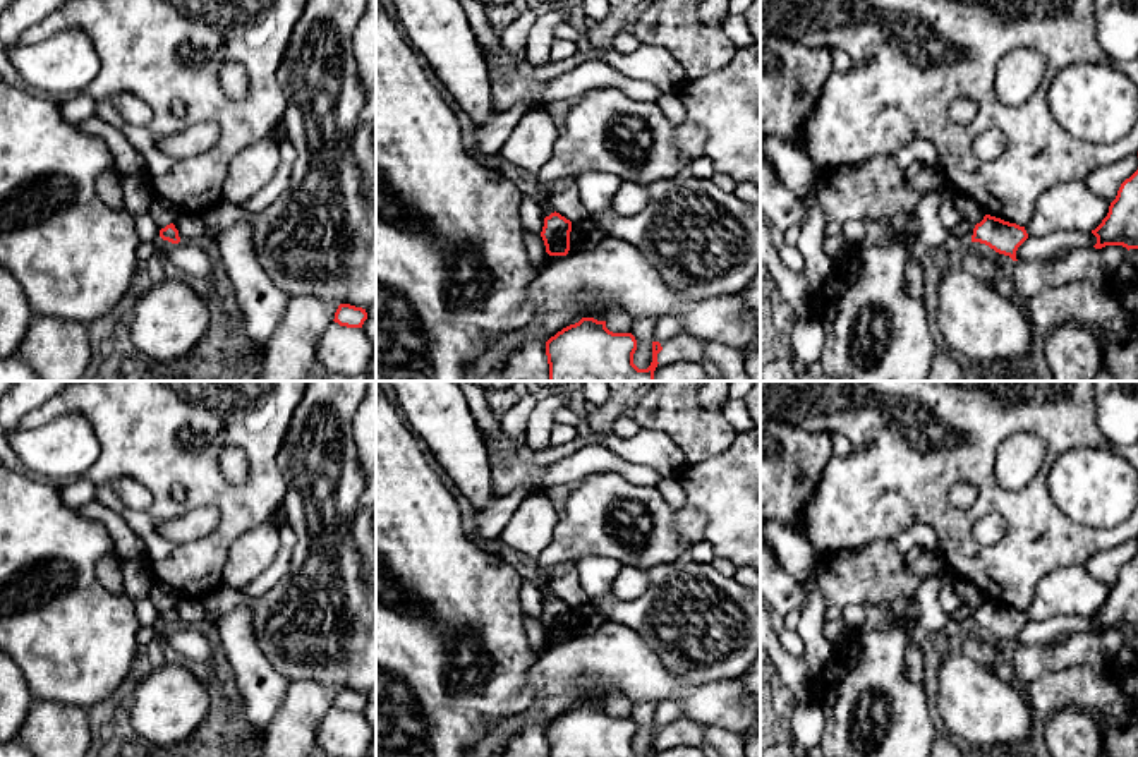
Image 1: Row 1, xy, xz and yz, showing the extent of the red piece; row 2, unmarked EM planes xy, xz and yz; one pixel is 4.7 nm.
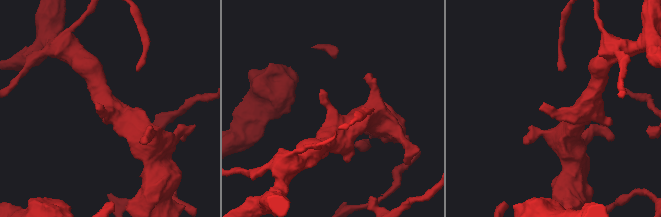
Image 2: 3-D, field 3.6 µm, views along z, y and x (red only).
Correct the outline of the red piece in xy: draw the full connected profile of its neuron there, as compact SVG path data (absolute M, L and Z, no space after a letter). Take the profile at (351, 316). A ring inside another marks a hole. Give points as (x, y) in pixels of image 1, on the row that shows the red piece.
M340 304L333 321L347 328L362 328L366 319L367 319L366 309L350 304Z

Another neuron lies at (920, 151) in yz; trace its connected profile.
M917 139L903 146L894 153L894 160L901 170L910 168L911 165L935 165L937 151L932 142L925 139Z

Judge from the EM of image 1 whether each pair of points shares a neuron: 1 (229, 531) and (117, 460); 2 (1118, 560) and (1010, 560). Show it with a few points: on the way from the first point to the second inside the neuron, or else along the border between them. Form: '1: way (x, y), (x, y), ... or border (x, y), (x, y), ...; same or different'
1: way (218, 498), (181, 460), (150, 460); same
2: border (1119, 543), (1097, 551), (1083, 565); different

